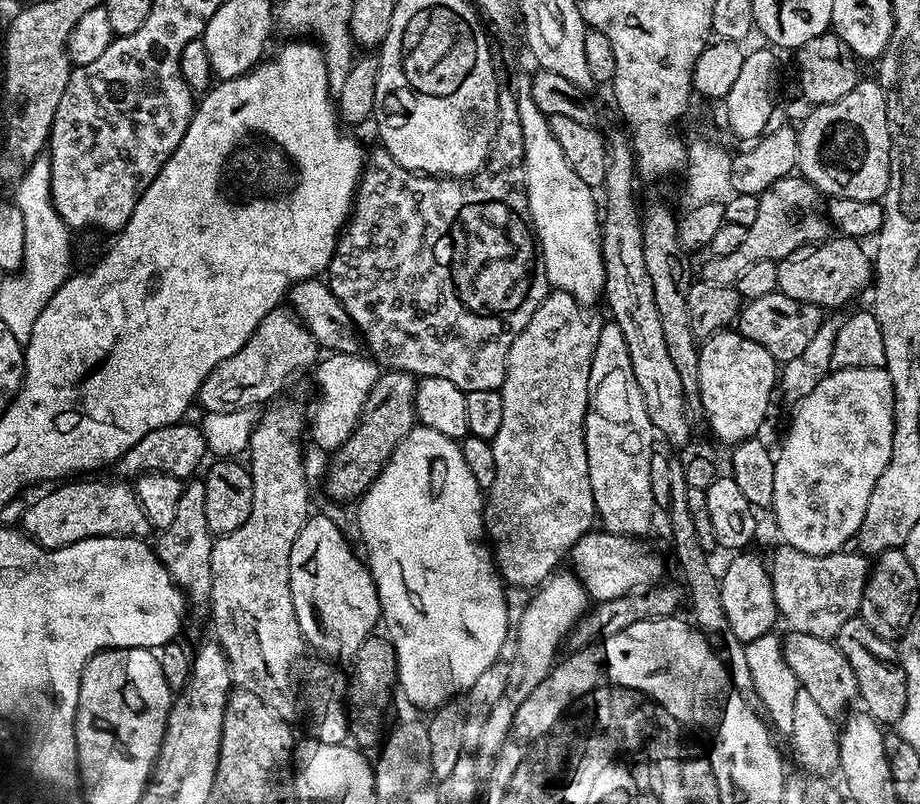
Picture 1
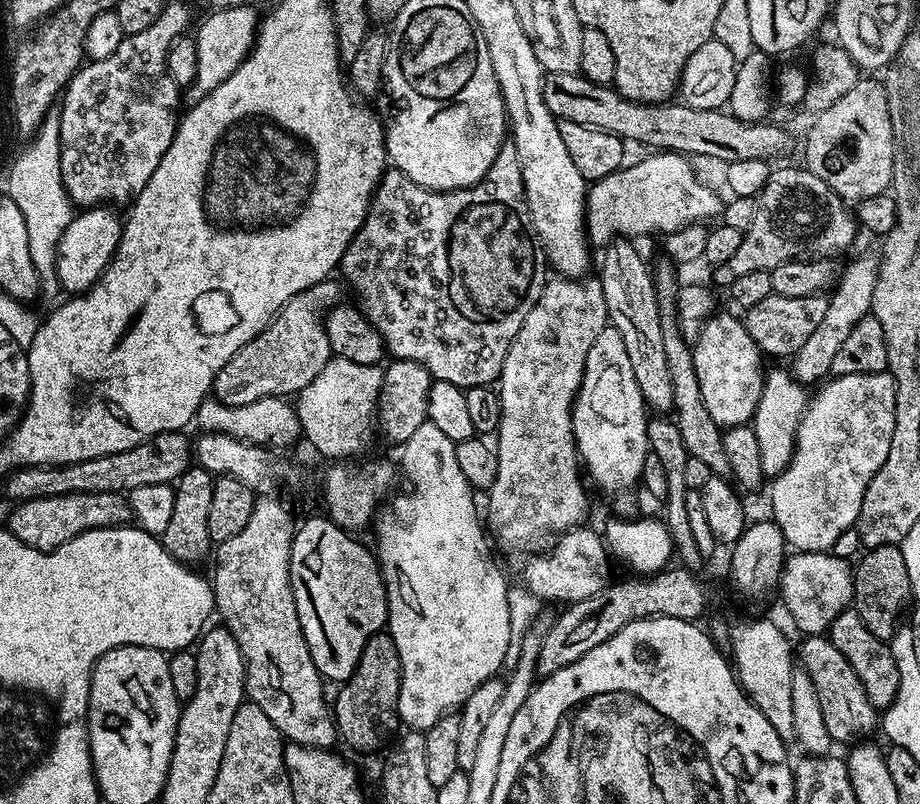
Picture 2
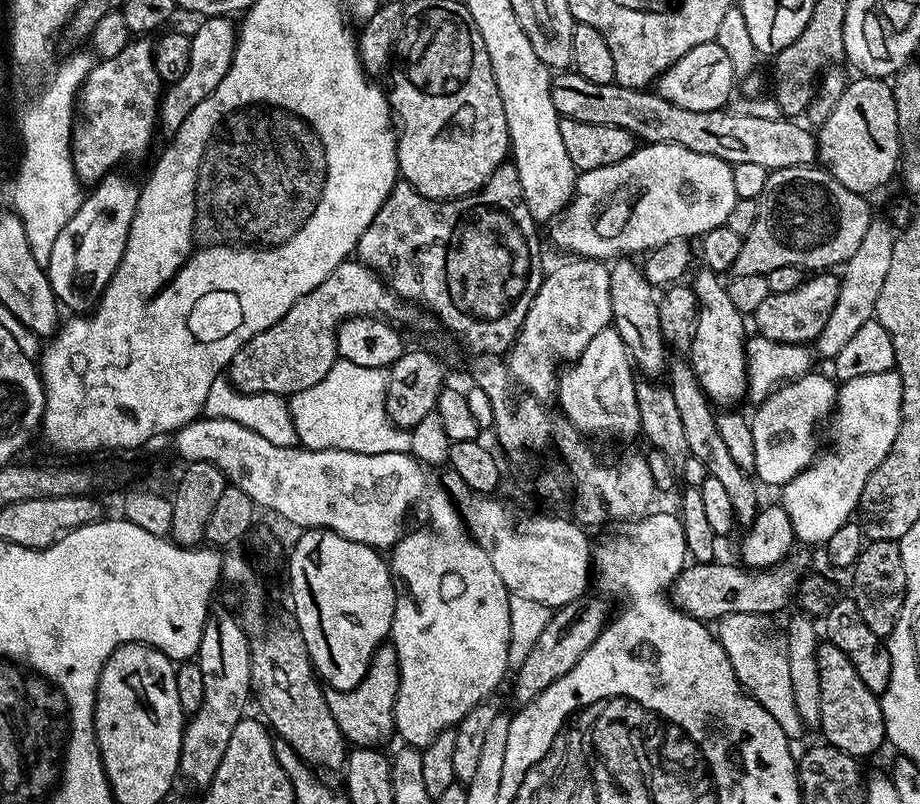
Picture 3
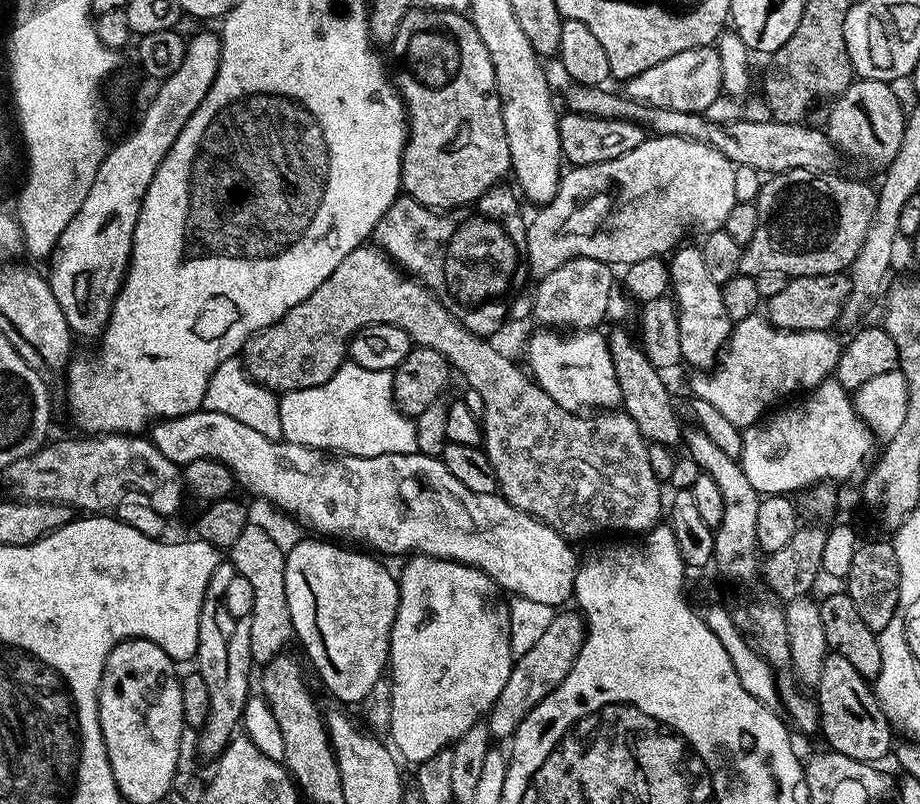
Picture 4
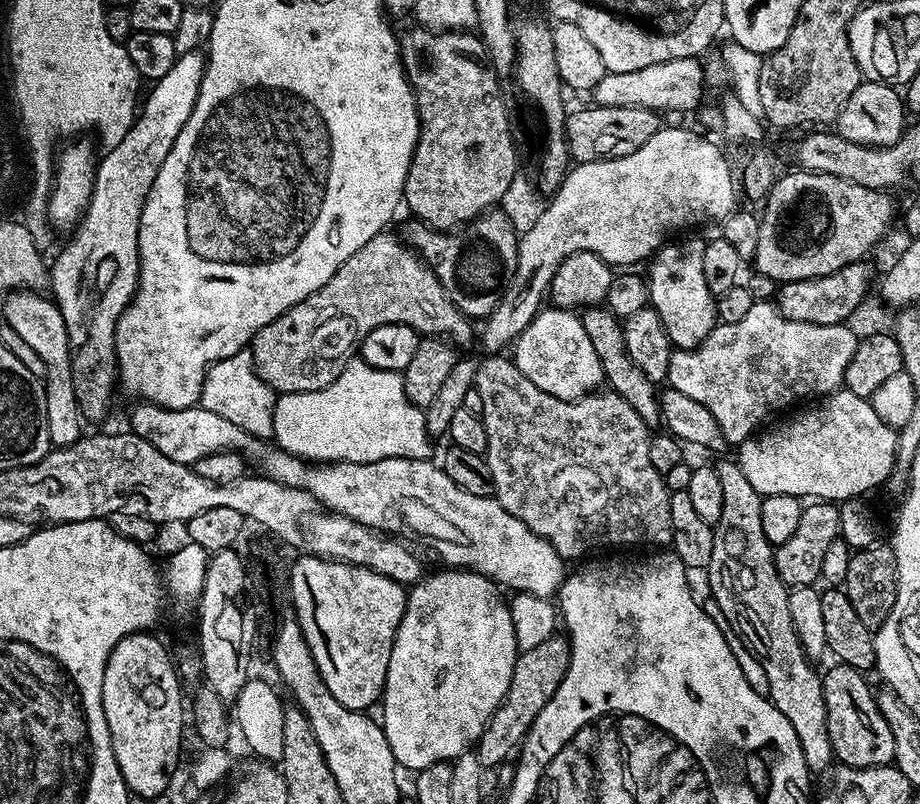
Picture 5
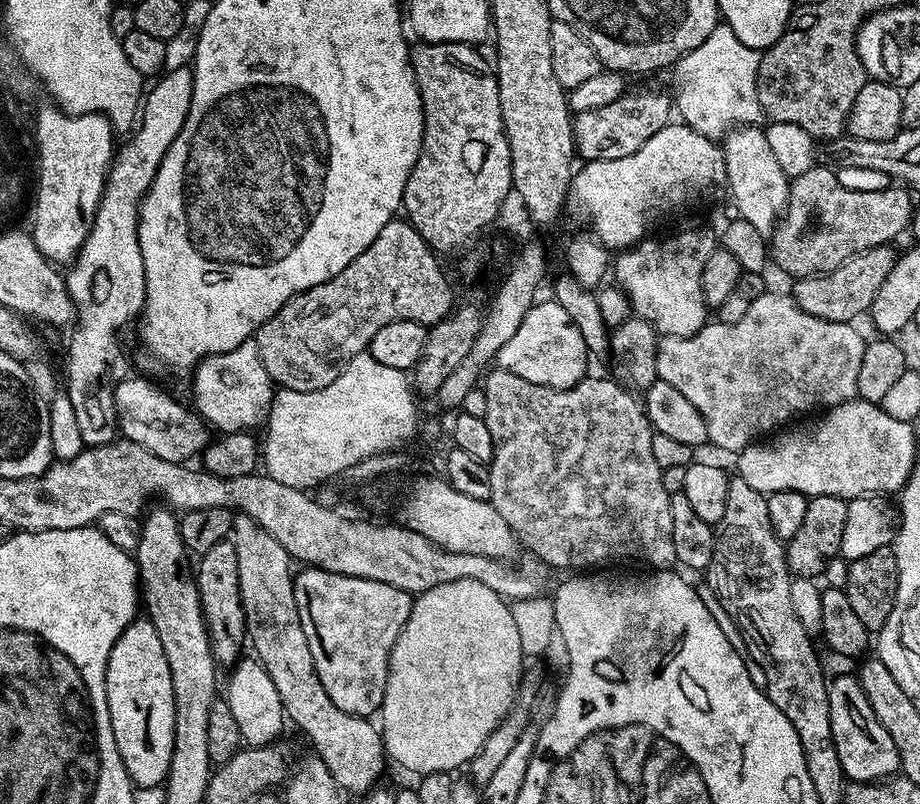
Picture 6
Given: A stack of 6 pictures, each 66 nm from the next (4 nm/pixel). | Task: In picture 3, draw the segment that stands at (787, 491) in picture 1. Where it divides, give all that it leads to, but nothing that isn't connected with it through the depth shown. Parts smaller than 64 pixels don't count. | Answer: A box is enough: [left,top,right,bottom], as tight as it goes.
[778,370,902,545]

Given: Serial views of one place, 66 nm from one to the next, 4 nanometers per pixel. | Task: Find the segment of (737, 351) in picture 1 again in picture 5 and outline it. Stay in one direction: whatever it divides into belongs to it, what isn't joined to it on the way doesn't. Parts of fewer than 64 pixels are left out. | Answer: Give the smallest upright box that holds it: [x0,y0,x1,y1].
[646,238,718,349]

